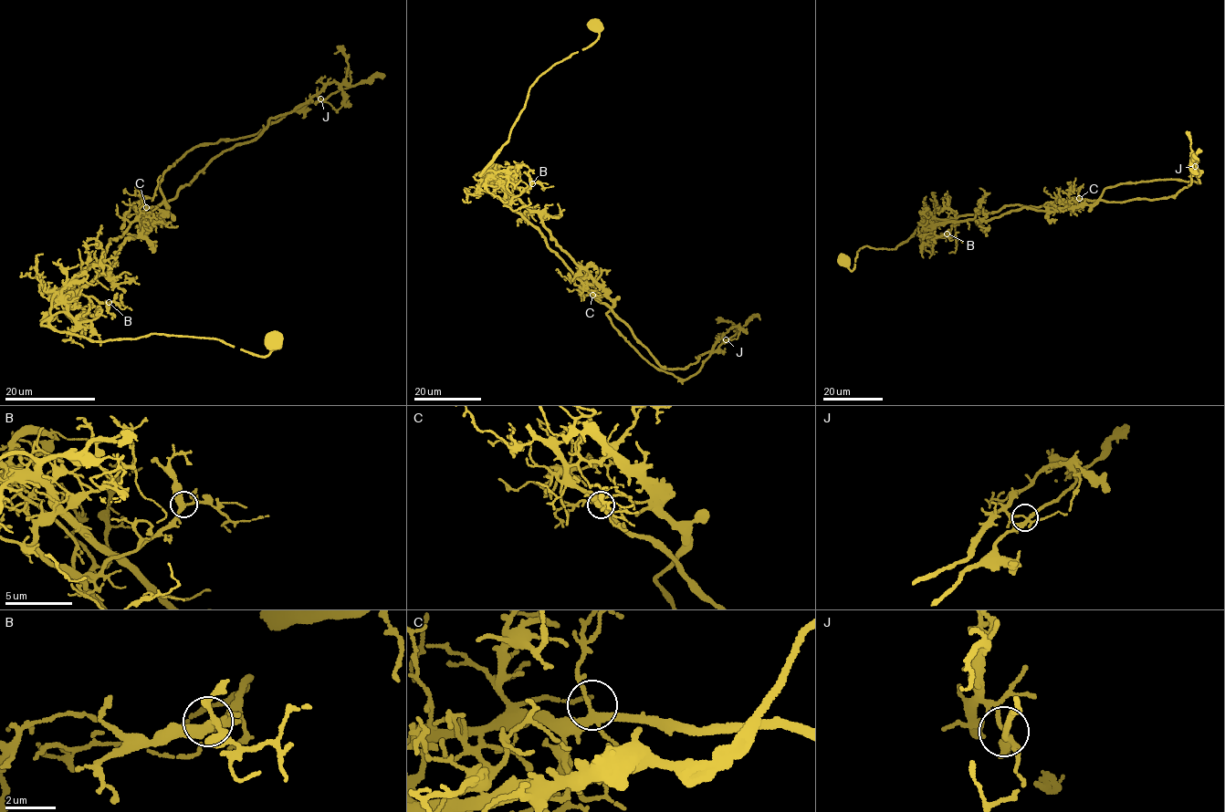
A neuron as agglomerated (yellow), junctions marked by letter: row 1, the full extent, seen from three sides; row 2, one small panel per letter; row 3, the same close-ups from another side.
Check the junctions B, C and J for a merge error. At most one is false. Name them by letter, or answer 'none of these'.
J

